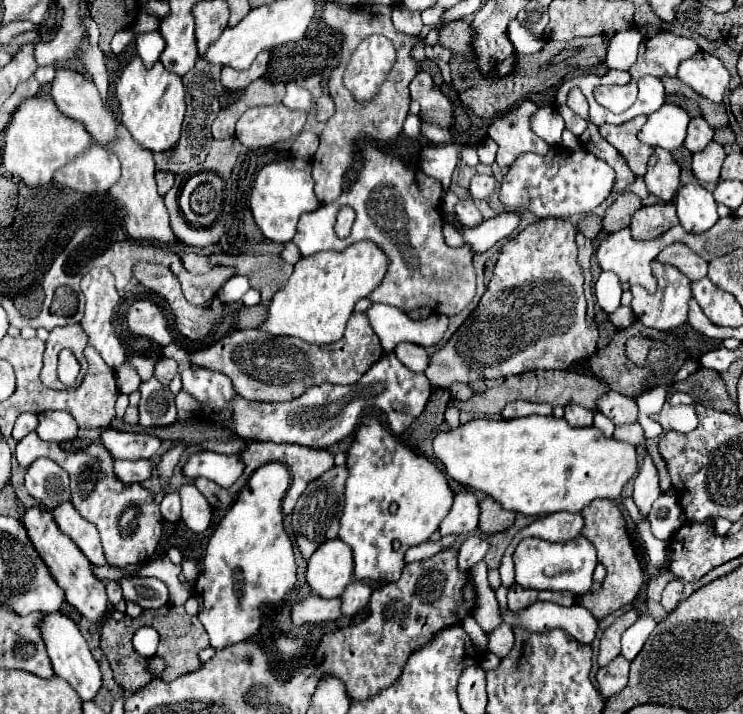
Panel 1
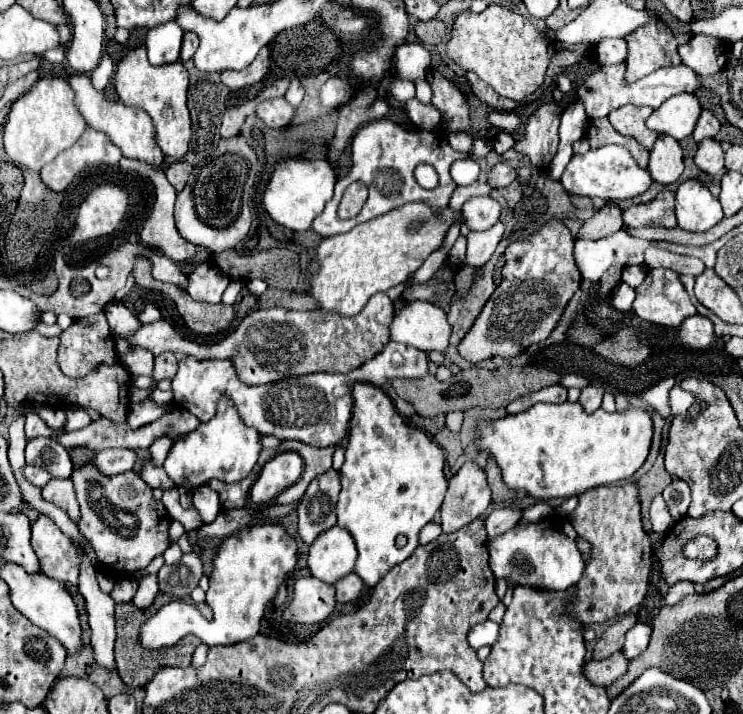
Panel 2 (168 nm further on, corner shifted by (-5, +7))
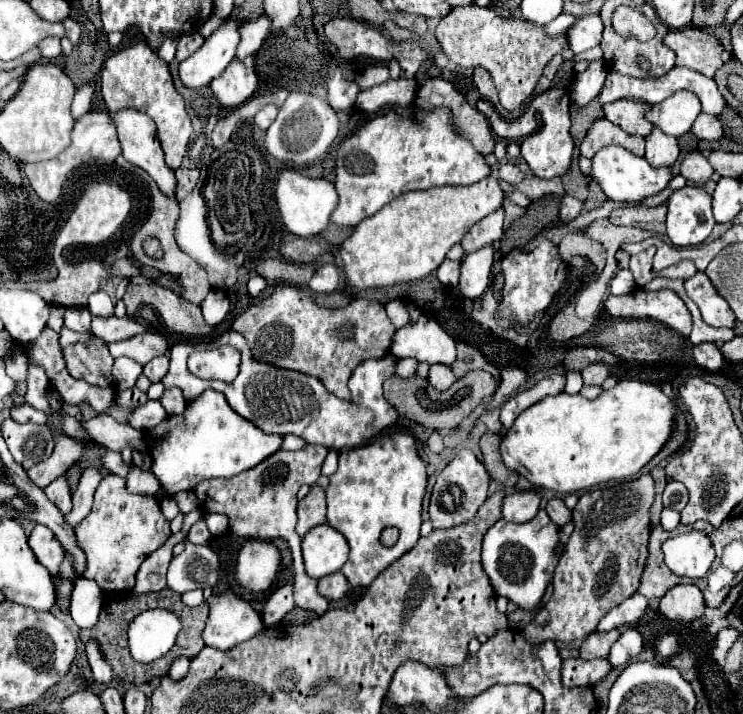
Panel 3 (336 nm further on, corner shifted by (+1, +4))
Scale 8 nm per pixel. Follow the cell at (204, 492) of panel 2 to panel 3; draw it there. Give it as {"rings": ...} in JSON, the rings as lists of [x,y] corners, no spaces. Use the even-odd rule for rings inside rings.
{"rings":[[[203,513],[203,521],[207,523],[207,529],[211,535],[223,535],[229,529],[227,517],[219,513]]]}

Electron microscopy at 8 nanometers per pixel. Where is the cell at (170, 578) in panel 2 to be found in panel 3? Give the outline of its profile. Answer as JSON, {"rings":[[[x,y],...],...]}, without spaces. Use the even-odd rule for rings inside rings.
{"rings":[[[183,541],[185,551],[179,557],[173,557],[167,571],[167,587],[179,595],[191,589],[205,589],[217,583],[219,559],[217,553],[203,545],[193,545]]]}

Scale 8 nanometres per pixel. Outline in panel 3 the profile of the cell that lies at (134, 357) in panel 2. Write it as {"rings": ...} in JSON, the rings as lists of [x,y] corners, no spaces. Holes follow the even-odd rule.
{"rings":[[[145,333],[145,335],[135,335],[125,341],[109,343],[109,351],[113,357],[129,357],[137,361],[139,365],[145,365],[147,361],[165,355],[169,349],[165,337],[159,333]]]}

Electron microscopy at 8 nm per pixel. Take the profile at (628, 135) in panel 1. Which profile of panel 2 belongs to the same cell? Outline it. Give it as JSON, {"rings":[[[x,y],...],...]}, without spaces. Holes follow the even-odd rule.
{"rings":[[[623,106],[617,108],[609,114],[609,122],[613,124],[613,128],[625,136],[633,136],[637,138],[645,148],[651,150],[651,146],[657,140],[657,132],[649,130],[645,126],[645,118],[651,116],[651,108],[637,108],[637,106]]]}

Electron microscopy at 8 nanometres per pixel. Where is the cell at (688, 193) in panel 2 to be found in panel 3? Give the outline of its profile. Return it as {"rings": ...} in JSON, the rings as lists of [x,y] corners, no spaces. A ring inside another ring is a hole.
{"rings":[[[685,185],[671,193],[667,205],[667,237],[673,245],[699,245],[711,235],[715,219],[711,215],[711,195],[705,189]]]}

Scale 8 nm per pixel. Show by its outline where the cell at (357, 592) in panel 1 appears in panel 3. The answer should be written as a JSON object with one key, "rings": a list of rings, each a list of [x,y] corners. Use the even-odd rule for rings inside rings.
{"rings":[[[341,571],[333,573],[329,577],[323,577],[319,581],[319,593],[331,601],[339,601],[341,597],[345,597],[347,589],[349,589],[349,583]]]}

